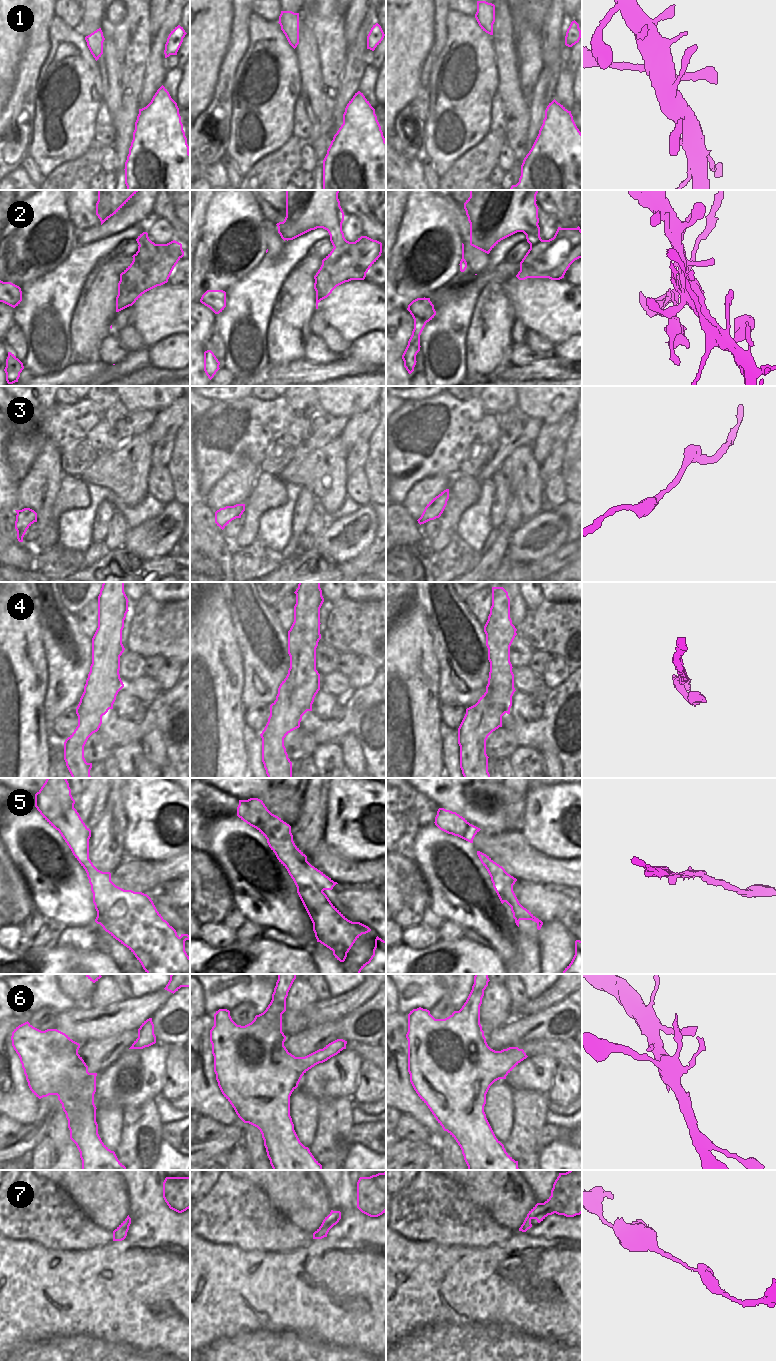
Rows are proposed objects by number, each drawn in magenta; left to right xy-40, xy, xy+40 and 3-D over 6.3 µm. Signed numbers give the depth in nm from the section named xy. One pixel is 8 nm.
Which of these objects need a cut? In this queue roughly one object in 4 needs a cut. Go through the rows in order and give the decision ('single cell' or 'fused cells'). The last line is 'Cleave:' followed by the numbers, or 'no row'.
1: single cell
2: fused cells
3: single cell
4: single cell
5: single cell
6: single cell
7: single cell
Cleave: 2

